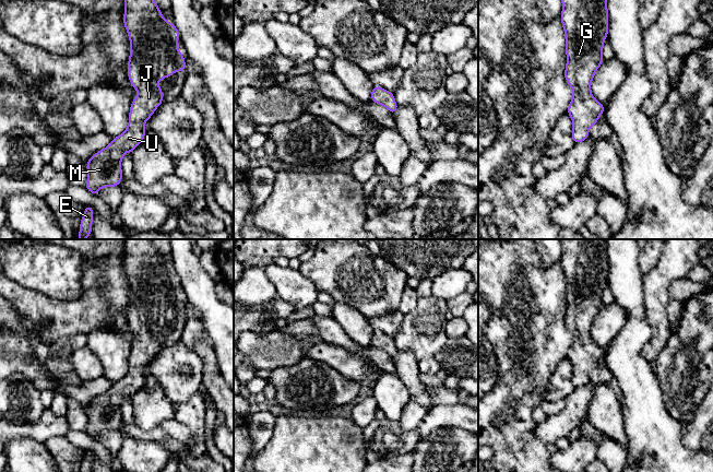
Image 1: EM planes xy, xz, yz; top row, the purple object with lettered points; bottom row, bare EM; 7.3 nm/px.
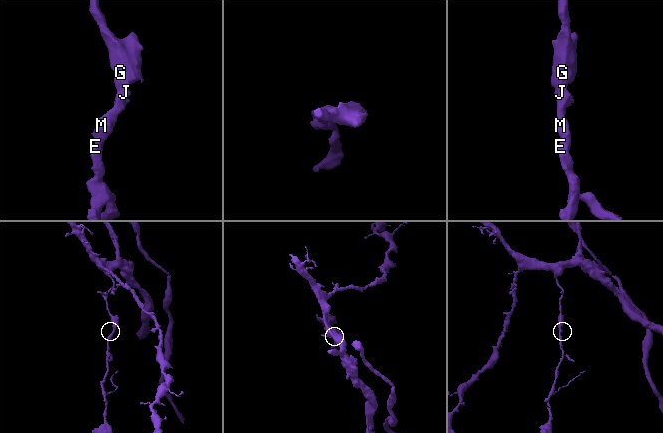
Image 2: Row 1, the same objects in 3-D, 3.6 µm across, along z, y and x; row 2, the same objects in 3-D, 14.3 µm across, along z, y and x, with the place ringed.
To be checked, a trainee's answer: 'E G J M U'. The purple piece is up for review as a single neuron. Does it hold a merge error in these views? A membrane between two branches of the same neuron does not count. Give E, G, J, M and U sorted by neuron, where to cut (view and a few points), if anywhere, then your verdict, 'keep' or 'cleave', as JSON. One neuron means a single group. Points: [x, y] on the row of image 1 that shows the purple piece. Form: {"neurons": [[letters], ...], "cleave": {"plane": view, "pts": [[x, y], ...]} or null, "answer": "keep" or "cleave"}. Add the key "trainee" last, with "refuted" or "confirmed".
{"neurons": [["E", "G", "J", "M", "U"]], "cleave": null, "answer": "keep", "trainee": "confirmed"}

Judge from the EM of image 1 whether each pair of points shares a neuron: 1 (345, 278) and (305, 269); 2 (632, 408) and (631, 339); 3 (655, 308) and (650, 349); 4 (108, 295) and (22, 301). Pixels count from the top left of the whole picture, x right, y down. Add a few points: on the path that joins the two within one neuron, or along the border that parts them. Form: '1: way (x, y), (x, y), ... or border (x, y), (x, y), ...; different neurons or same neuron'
1: way (335, 269), (315, 269); same neuron
2: way (632, 390), (631, 356); same neuron
3: way (656, 318), (657, 339); same neuron
4: way (86, 309), (44, 309); same neuron

